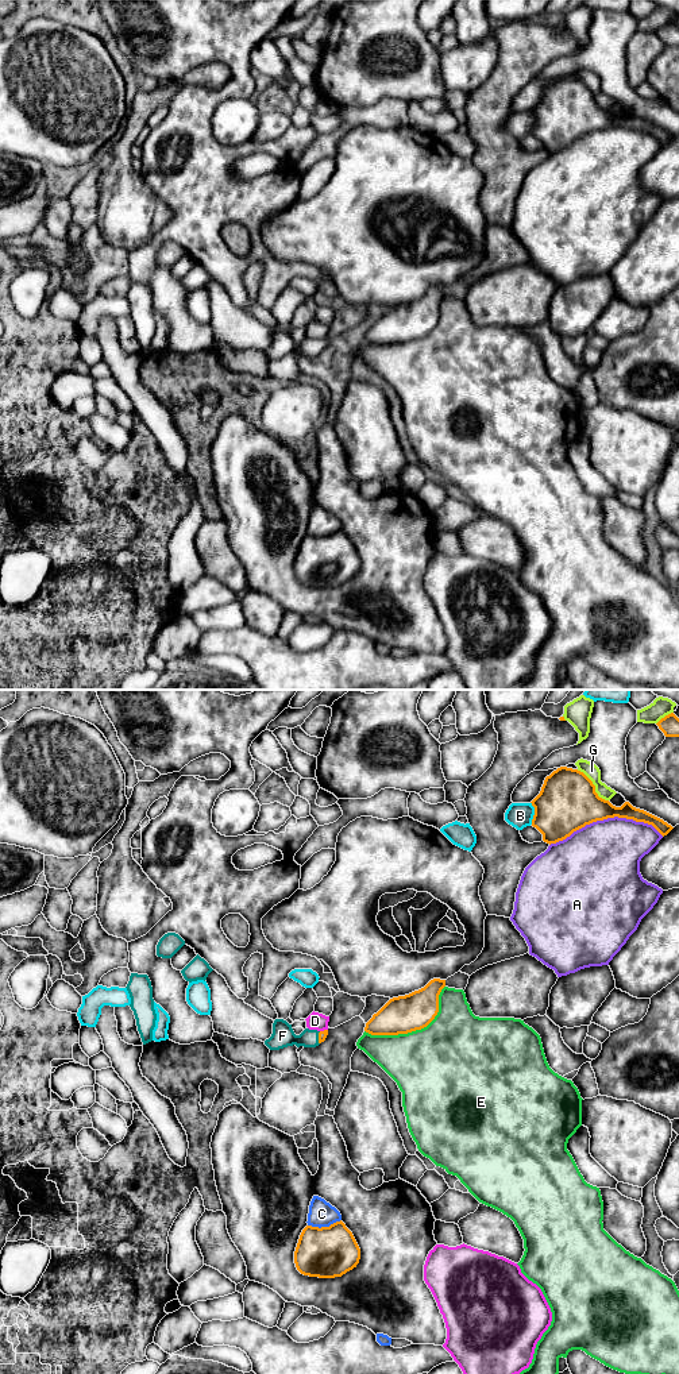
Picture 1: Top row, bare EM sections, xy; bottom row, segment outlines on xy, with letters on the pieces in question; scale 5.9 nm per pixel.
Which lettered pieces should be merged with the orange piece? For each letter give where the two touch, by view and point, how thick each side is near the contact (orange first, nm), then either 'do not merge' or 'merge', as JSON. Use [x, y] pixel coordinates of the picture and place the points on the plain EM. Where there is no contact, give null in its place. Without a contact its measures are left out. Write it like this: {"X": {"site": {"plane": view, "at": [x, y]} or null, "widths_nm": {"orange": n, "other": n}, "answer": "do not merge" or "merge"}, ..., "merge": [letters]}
{"A": {"site": {"plane": "xy", "at": [606, 127]}, "widths_nm": {"orange": 340, "other": 440}, "answer": "do not merge"}, "B": {"site": {"plane": "xy", "at": [535, 122]}, "widths_nm": {"orange": 360, "other": 150}, "answer": "do not merge"}, "C": {"site": {"plane": "xy", "at": [324, 536]}, "widths_nm": {"orange": 300, "other": 160}, "answer": "do not merge"}, "D": {"site": {"plane": "xy", "at": [324, 339]}, "widths_nm": {"orange": 50, "other": 100}, "answer": "do not merge"}, "E": {"site": {"plane": "xy", "at": [415, 339]}, "widths_nm": {"orange": 220, "other": 480}, "answer": "do not merge"}, "F": {"site": {"plane": "xy", "at": [319, 347]}, "widths_nm": {"orange": 50, "other": 130}, "answer": "merge"}, "G": {"site": {"plane": "xy", "at": [594, 95]}, "widths_nm": {"orange": 360, "other": 90}, "answer": "do not merge"}, "merge": ["F"]}

